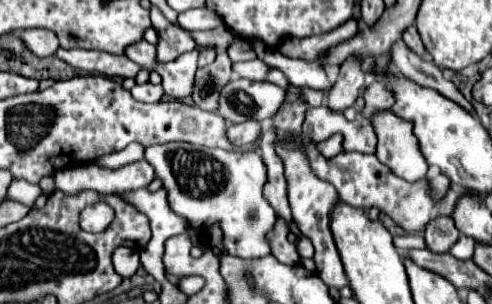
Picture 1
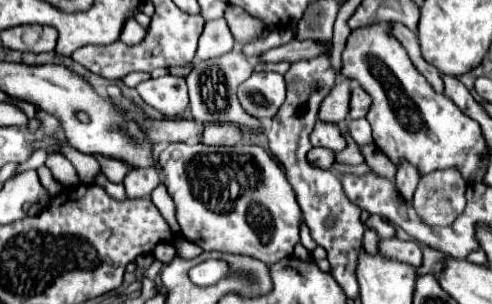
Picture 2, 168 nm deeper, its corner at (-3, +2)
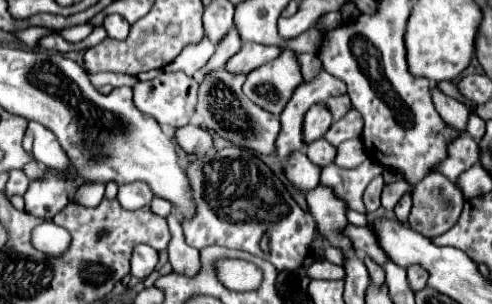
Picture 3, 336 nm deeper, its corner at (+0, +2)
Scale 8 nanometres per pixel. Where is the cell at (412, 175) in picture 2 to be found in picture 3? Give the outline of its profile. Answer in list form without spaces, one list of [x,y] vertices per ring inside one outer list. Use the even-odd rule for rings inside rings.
[[[403,194],[403,200],[399,200],[397,206],[395,206],[395,216],[397,216],[401,222],[407,222],[409,210],[411,210],[411,194]]]

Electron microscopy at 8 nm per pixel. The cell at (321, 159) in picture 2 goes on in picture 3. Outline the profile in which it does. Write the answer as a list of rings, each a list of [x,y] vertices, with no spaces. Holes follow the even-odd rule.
[[[295,152],[287,158],[287,162],[283,162],[283,170],[287,174],[287,178],[299,188],[299,190],[311,190],[319,184],[319,174],[321,168],[315,166],[305,152]]]

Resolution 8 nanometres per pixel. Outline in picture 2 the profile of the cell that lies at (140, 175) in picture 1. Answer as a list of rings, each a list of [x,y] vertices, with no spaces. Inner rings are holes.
[[[130,170],[124,178],[128,198],[146,198],[160,184],[158,170]]]

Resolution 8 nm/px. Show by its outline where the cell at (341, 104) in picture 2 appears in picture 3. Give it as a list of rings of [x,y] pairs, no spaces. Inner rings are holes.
[[[315,104],[309,108],[309,112],[305,114],[305,122],[303,122],[303,134],[305,134],[305,144],[323,138],[325,132],[329,130],[333,118],[331,114],[327,114],[325,104]]]

